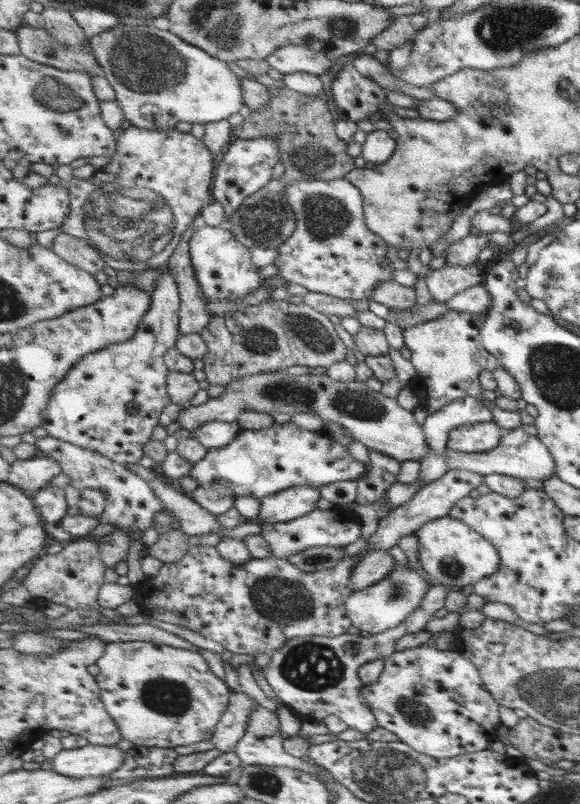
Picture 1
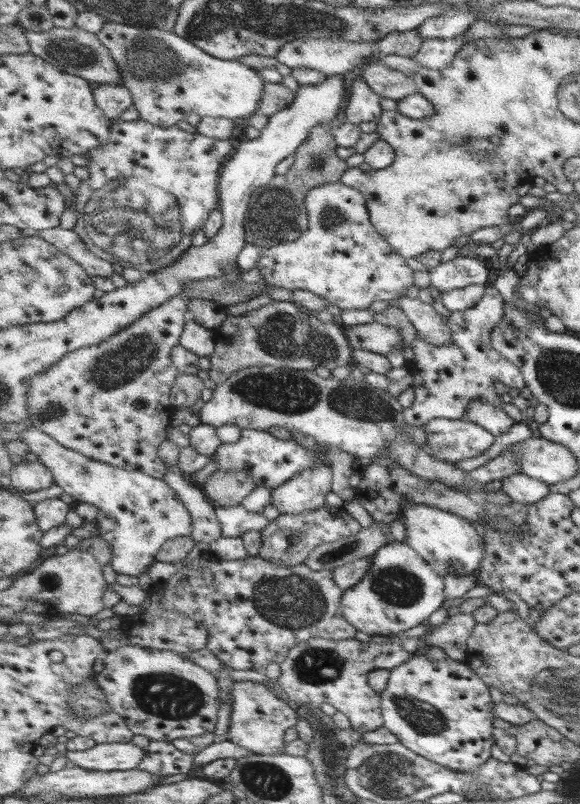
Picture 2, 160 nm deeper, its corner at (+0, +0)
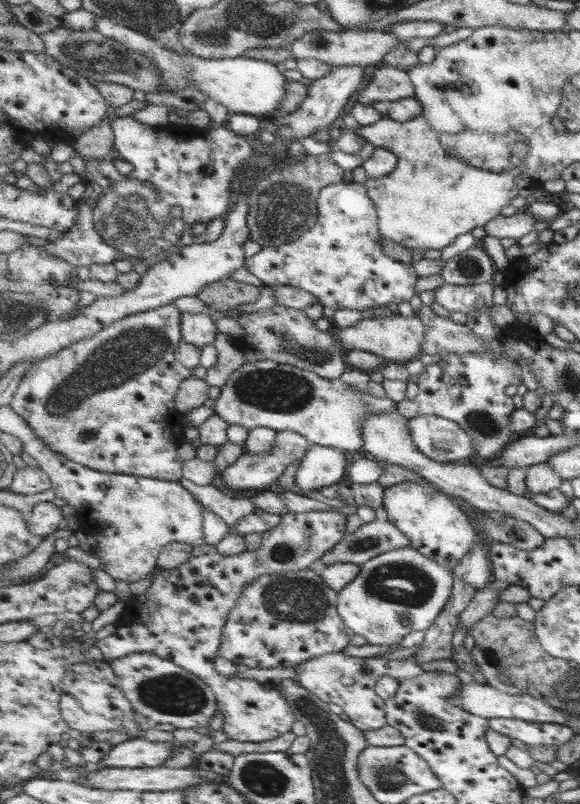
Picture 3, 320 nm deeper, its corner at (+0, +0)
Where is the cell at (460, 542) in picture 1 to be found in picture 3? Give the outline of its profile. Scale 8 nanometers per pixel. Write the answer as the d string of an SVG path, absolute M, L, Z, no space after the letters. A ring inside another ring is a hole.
M405 482L387 488L382 512L387 520L409 538L414 550L449 571L453 571L465 556L471 554L478 539L478 531L468 514L455 502L451 502L449 495L445 496L433 485Z

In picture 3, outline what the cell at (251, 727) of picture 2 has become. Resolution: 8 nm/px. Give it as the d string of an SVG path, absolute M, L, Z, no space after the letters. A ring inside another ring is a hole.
M339 511L289 512L282 515L279 526L262 534L263 542L257 551L231 557L223 556L217 552L217 547L211 545L194 547L193 555L187 563L175 569L158 569L150 577L150 587L144 593L134 595L133 598L125 601L125 608L116 623L115 634L102 638L95 645L103 652L103 658L106 660L115 660L136 652L147 652L172 660L187 672L201 677L201 680L204 680L215 693L218 709L224 715L222 732L229 739L258 743L279 738L293 730L296 716L293 714L292 706L282 696L281 691L271 683L261 683L247 678L224 677L216 669L216 658L220 654L224 628L230 612L236 607L240 594L250 582L264 574L289 573L312 568L347 536L345 532L347 532L347 516Z

